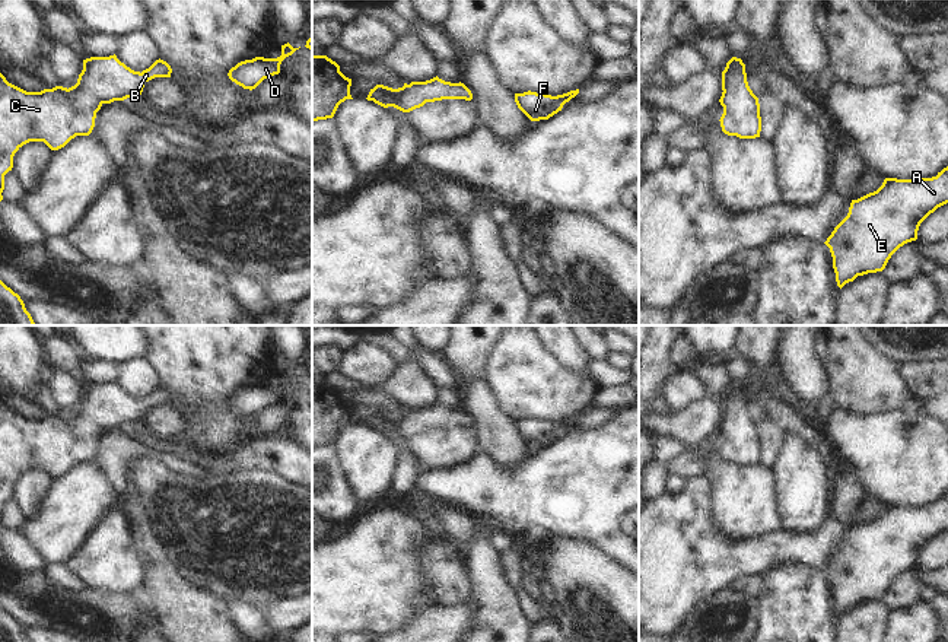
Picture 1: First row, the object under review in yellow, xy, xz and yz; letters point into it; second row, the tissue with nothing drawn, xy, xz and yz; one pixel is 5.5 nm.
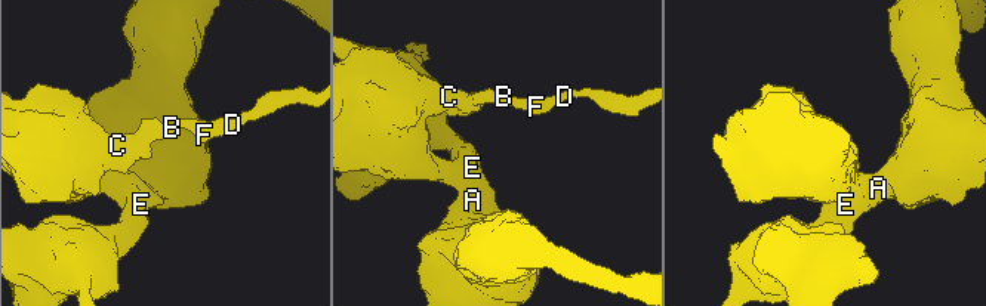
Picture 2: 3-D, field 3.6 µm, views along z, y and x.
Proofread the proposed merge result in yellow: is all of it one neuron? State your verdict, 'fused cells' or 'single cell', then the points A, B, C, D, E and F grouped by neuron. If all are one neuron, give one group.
single cell | A B C D E F

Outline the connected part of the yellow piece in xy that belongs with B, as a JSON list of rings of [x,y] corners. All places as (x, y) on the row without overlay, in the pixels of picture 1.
[[[117,382],[83,387],[83,397],[71,414],[55,413],[41,419],[26,419],[6,407],[0,400],[0,528],[4,502],[13,495],[15,480],[29,468],[44,468],[51,477],[64,474],[76,463],[89,463],[95,454],[96,439],[104,430],[139,425],[144,410],[155,404],[171,404],[172,395],[156,387],[149,395],[134,398]]]

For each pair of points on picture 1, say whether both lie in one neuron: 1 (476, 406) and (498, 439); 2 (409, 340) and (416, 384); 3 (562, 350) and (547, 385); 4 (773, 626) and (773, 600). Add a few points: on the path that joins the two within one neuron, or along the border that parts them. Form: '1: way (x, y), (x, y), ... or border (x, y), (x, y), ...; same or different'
1: way (484, 415), (493, 431); same
2: way (412, 350), (412, 374); same
3: border (540, 340), (565, 366), (587, 377); different
4: way (773, 620), (773, 606); same

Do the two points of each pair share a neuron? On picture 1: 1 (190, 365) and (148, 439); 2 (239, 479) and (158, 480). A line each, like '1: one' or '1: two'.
1: two
2: one

